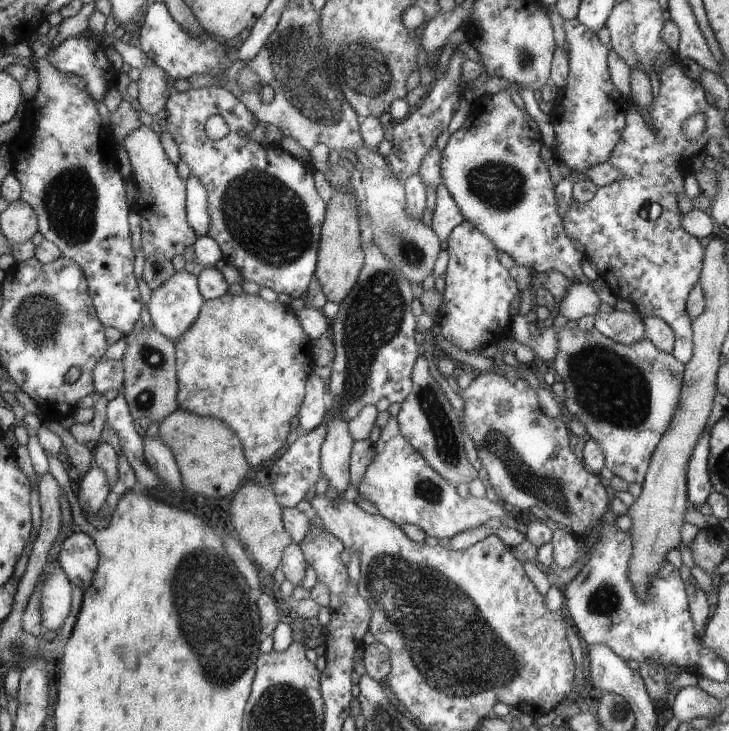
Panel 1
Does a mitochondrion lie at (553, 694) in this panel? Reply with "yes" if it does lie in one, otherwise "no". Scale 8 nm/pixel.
no

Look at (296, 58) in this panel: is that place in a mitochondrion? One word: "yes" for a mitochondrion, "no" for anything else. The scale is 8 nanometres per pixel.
yes

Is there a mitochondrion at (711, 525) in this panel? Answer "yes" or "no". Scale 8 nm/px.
no

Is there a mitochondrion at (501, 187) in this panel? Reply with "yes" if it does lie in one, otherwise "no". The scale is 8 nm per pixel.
yes

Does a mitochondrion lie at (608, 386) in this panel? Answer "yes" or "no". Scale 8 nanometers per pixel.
yes

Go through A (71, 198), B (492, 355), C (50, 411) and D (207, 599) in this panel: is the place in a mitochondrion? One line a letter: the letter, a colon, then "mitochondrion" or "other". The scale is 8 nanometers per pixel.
A: mitochondrion
B: other
C: other
D: mitochondrion

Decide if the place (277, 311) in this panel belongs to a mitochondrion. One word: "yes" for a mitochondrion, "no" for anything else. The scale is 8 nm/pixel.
no

